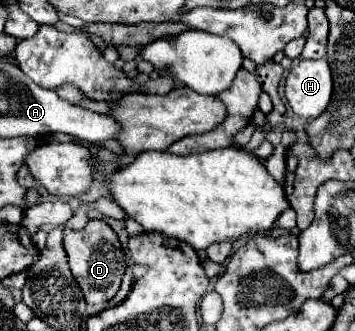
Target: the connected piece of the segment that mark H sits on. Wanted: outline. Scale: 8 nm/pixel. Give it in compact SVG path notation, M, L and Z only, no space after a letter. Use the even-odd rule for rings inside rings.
M327 59L319 61L299 61L295 69L291 67L287 75L285 95L287 103L303 119L319 117L333 93L333 77Z

